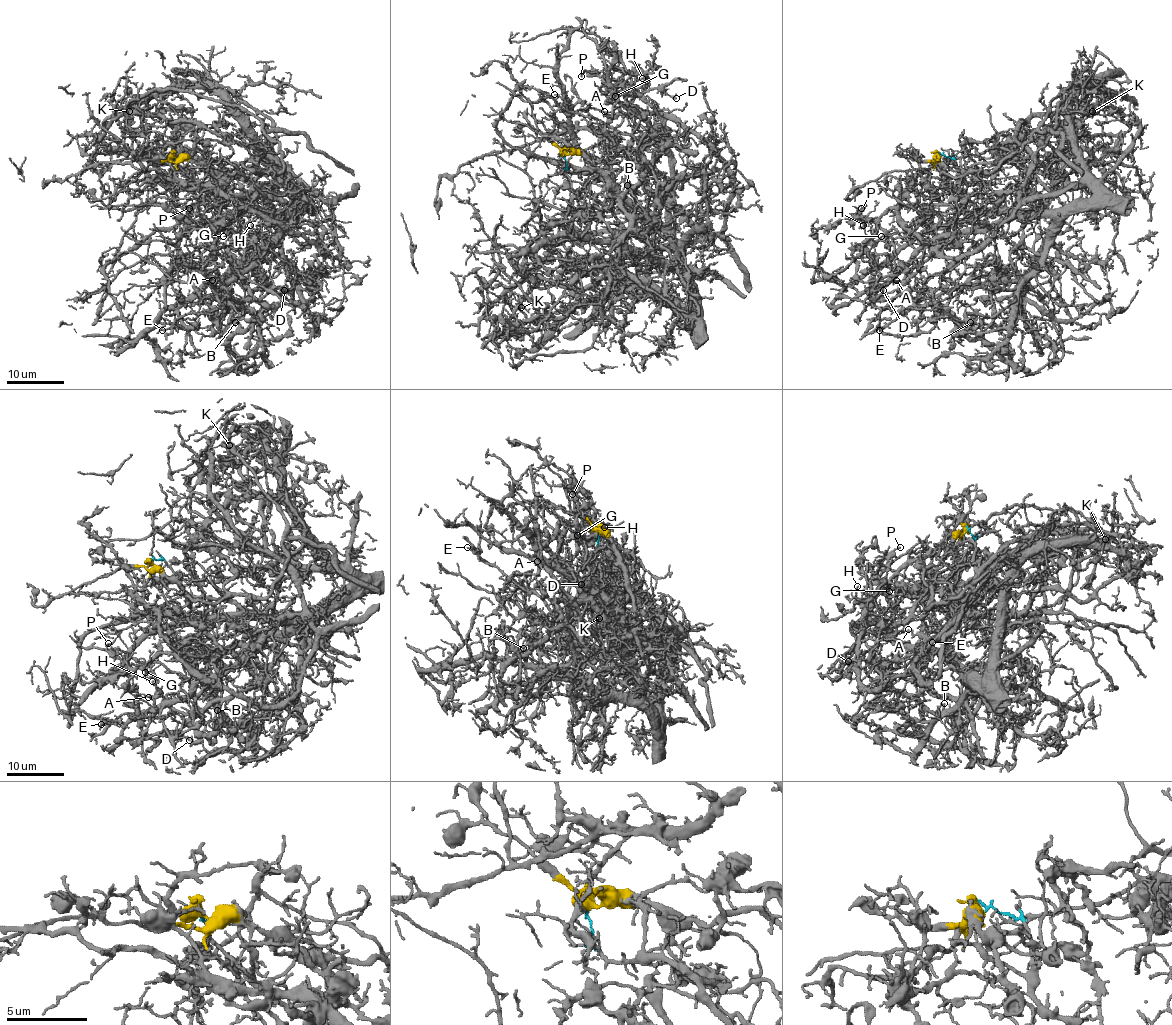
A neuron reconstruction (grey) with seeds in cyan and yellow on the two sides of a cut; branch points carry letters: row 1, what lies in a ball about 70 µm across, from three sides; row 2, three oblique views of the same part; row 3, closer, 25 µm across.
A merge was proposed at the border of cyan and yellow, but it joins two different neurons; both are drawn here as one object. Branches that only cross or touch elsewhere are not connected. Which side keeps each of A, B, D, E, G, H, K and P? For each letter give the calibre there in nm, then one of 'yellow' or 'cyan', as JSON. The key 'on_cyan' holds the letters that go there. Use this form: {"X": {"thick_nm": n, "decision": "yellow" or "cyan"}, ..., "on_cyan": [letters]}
{"A": {"thick_nm": 140, "decision": "cyan"}, "B": {"thick_nm": 180, "decision": "cyan"}, "D": {"thick_nm": 110, "decision": "cyan"}, "E": {"thick_nm": 140, "decision": "cyan"}, "G": {"thick_nm": 120, "decision": "cyan"}, "H": {"thick_nm": 100, "decision": "yellow"}, "K": {"thick_nm": 90, "decision": "yellow"}, "P": {"thick_nm": 130, "decision": "yellow"}, "on_cyan": ["A", "B", "D", "E", "G"]}

